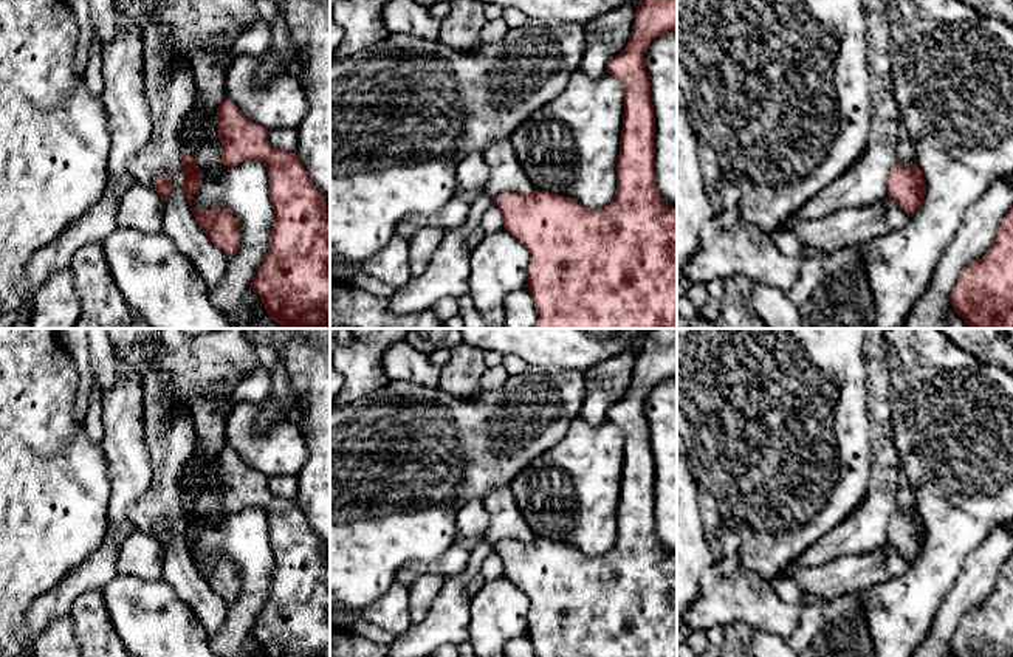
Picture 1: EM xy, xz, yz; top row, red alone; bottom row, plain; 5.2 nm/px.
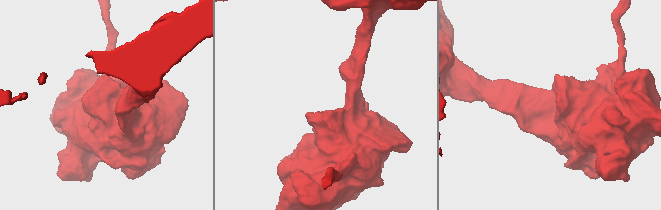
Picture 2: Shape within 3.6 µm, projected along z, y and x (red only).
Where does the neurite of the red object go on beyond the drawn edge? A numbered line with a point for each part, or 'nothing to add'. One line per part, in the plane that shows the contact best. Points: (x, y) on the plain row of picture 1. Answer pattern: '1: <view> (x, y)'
nothing to add

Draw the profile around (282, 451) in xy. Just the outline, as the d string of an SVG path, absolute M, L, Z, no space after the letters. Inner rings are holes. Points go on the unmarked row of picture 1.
M237 403L226 418L226 445L252 470L271 476L297 476L308 459L300 426L283 418L268 432L252 432L259 404Z

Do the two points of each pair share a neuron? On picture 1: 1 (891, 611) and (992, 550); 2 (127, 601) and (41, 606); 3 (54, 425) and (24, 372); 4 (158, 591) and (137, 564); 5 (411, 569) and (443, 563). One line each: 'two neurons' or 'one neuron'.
1: two neurons
2: two neurons
3: one neuron
4: two neurons
5: one neuron

